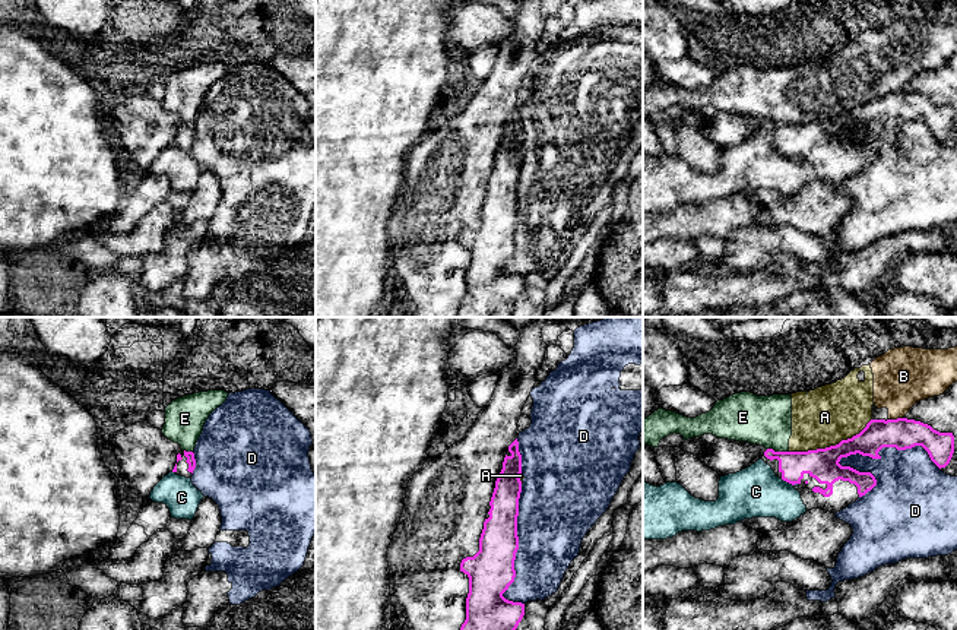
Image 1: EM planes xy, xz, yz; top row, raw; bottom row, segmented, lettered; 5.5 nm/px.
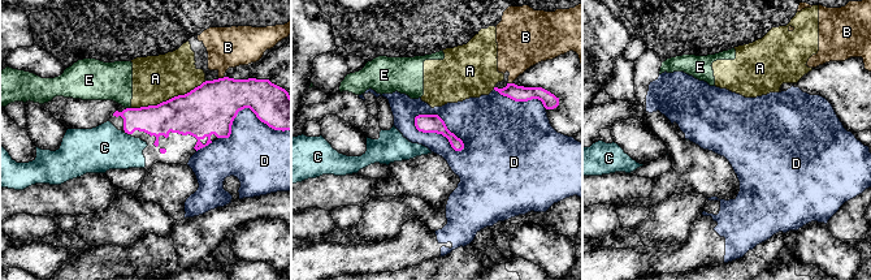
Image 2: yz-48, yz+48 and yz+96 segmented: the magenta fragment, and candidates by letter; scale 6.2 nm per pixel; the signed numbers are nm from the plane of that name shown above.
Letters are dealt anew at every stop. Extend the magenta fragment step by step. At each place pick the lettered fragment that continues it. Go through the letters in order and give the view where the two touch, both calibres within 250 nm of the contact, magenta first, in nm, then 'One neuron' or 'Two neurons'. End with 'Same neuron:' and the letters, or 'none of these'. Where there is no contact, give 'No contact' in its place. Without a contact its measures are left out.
A: Touches magenta in yz. Thickness 180 nm (magenta) against 320 nm. Two neurons
B: Touches magenta in yz. Thickness 170 nm (magenta) against 320 nm. Two neurons
C: Touches magenta in yz. Thickness 180 nm (magenta) against 280 nm. One neuron
D: Touches magenta in yz. Thickness 170 nm (magenta) against 360 nm. Two neurons
E: Touches magenta in yz. Thickness 170 nm (magenta) against 280 nm. Two neurons
Same neuron: C

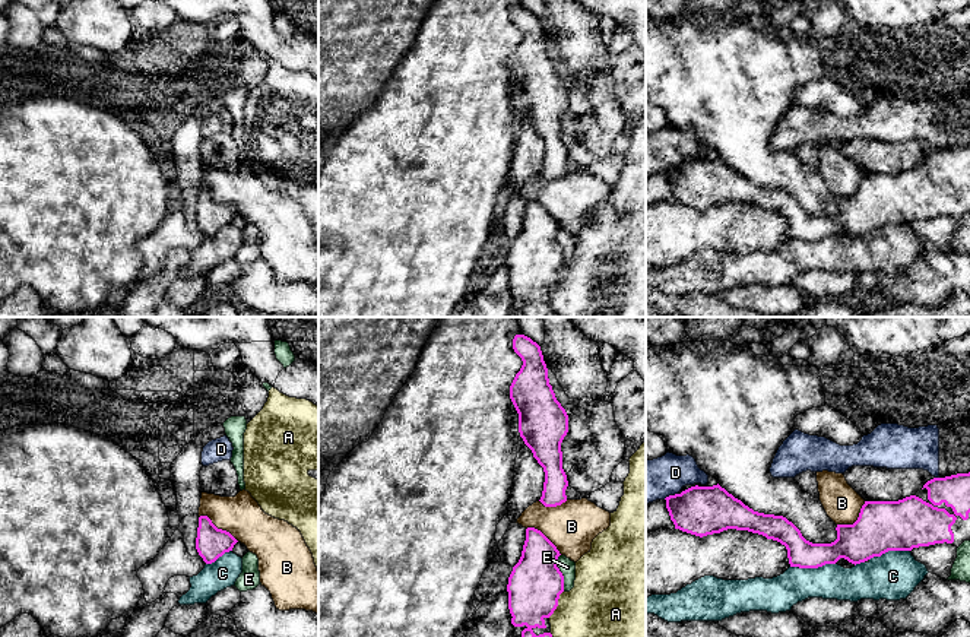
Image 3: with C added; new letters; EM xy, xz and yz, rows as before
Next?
A: Touches magenta in xz. Thickness 300 nm (magenta) against 480 nm. Two neurons
B: Touches magenta in xy. Thickness 170 nm (magenta) against 220 nm. Two neurons
C: Touches magenta in yz. Thickness 170 nm (magenta) against 190 nm. Two neurons
D: Touches magenta in yz. Thickness 280 nm (magenta) against 240 nm. Two neurons
E: Touches magenta in xz. Thickness 300 nm (magenta) against 90 nm. Two neurons
Same neuron: none of these

